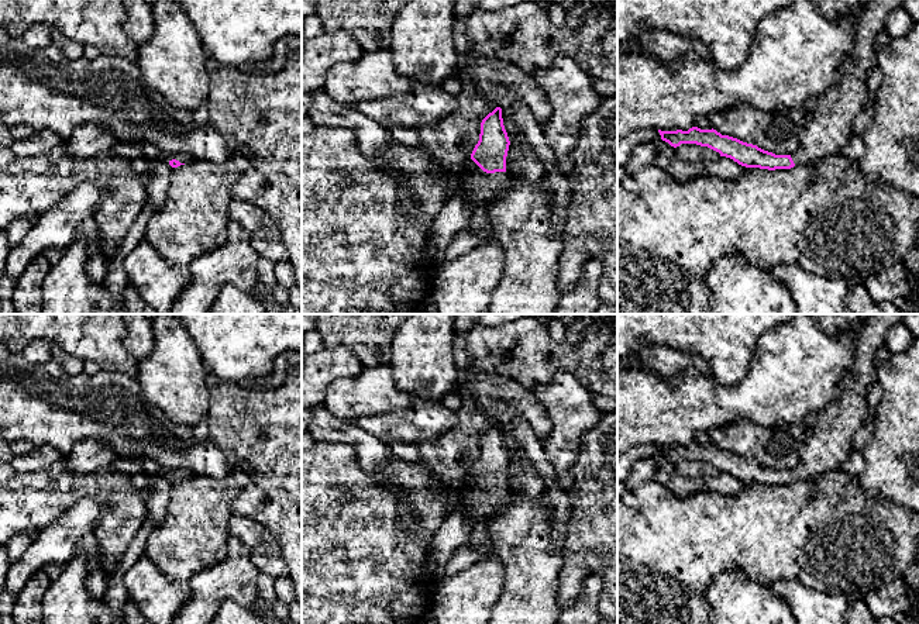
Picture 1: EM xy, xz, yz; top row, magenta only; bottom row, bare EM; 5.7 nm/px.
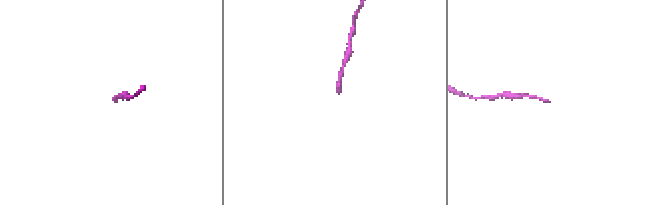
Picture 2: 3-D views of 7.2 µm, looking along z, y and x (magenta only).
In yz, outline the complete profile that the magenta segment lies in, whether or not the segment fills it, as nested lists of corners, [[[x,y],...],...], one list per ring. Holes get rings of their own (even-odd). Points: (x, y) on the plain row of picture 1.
[[[870,314],[857,341],[853,370],[843,377],[840,396],[825,407],[816,424],[806,431],[799,463],[792,470],[775,470],[757,461],[722,451],[716,445],[692,442],[688,447],[661,447],[661,455],[677,463],[681,459],[708,462],[746,483],[791,485],[840,468],[856,447],[856,434],[870,414],[865,394],[875,382],[875,354],[888,330],[903,321],[903,314]]]

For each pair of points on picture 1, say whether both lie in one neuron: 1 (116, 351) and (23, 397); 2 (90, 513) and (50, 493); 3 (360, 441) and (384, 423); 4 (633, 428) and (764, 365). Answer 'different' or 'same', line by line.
1: different
2: different
3: different
4: same

